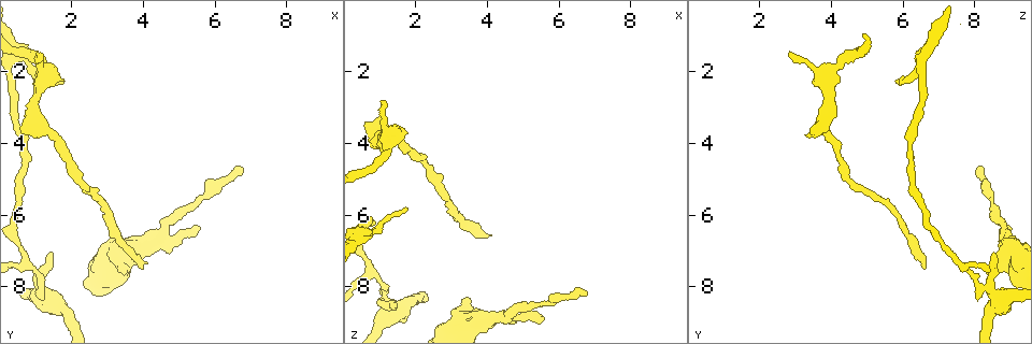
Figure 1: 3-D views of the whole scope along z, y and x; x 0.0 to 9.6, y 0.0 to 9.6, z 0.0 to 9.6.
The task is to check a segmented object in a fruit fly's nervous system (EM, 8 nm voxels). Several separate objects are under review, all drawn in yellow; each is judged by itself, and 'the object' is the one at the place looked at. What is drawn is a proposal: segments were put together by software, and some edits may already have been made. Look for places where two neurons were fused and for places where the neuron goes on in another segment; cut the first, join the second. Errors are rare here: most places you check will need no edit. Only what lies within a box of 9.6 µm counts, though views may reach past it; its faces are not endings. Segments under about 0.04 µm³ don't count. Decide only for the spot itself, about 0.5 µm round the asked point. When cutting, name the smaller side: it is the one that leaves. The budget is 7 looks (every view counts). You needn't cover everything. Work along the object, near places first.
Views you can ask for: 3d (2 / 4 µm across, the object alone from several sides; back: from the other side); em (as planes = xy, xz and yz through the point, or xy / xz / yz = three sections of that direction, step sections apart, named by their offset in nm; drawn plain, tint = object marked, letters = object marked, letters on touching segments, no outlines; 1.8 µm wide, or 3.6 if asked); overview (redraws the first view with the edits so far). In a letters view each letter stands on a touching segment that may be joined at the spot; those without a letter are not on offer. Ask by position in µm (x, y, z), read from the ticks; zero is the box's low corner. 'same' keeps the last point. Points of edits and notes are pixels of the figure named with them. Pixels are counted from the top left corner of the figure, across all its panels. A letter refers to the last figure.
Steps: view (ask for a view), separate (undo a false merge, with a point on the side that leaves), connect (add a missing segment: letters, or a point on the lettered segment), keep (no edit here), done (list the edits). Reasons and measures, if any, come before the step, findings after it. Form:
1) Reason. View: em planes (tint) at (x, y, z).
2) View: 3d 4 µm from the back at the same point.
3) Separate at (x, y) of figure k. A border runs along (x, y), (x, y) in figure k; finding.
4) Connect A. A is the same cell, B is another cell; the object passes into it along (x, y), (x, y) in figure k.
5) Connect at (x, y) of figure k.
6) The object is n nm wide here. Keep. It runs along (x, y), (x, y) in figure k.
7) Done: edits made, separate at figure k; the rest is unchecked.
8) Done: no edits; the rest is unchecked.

Long arm stops here. View: 3d 2 µm at (6.70, 4.65, 8.20).

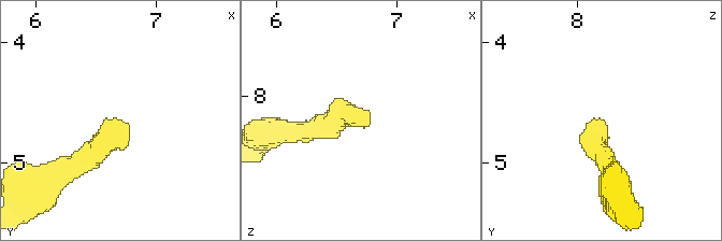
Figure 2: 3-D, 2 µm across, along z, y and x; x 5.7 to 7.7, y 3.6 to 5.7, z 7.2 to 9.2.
View: em planes (plain) at (6.72, 4.68, 8.24).

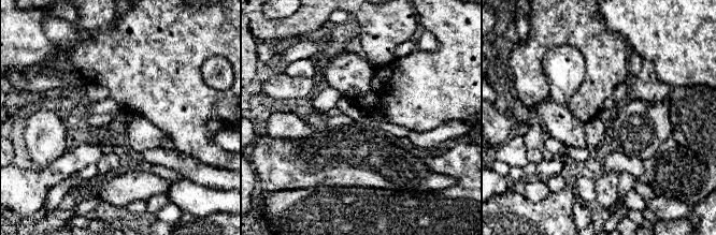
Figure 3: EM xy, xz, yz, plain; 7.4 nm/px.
What lies round it. View: em planes (letters) at the same point.

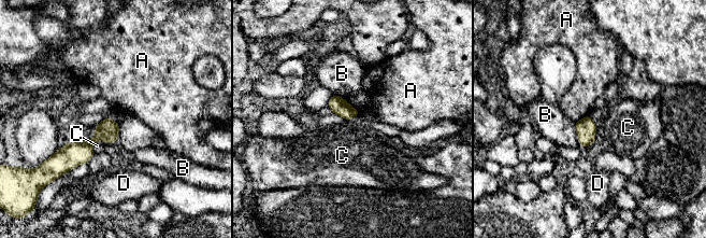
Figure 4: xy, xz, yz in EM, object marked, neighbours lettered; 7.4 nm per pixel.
The object is 120 nm wide here. Keep. A, B, C and D are other cells; it runs along (116, 126), (62, 159) in figure 4; no lettered segment goes on from it.

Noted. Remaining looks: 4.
An open end. View: em yz step 4 (tint) at (5.60, 6.35, 8.80).

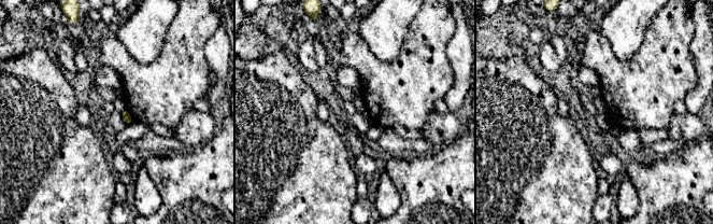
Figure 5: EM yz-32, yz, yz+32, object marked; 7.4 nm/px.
View: em xy step 4 (letters) at the same point.

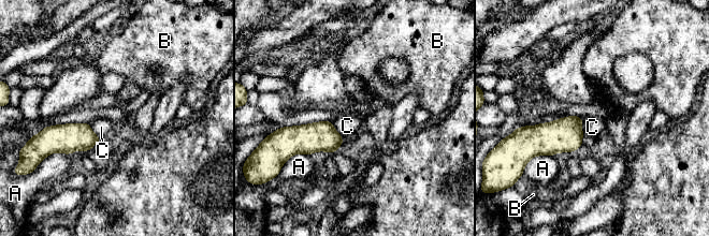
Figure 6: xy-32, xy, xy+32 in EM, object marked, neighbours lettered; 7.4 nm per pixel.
Keep. A, B and C are other cells; no lettered segment goes on from it.

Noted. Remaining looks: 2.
Long arm stops here. View: em planes (letters) at (4.00, 7.50, 6.60).

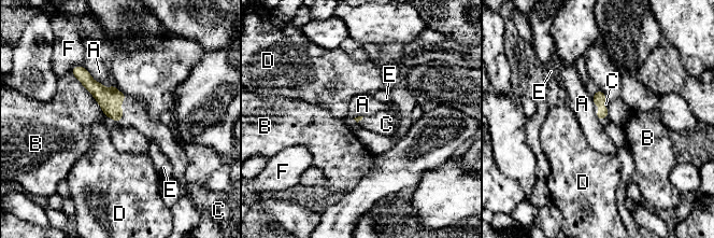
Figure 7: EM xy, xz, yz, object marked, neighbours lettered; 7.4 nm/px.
Connect C. C is the same cell, A, B, D, E and F are other cells; the object passes into it along (110, 100), (120, 109), (134, 115) in figure 7; it goes on there.

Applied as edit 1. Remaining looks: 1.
Done: edits made, connect at figure 7; the rest is unchecked.

